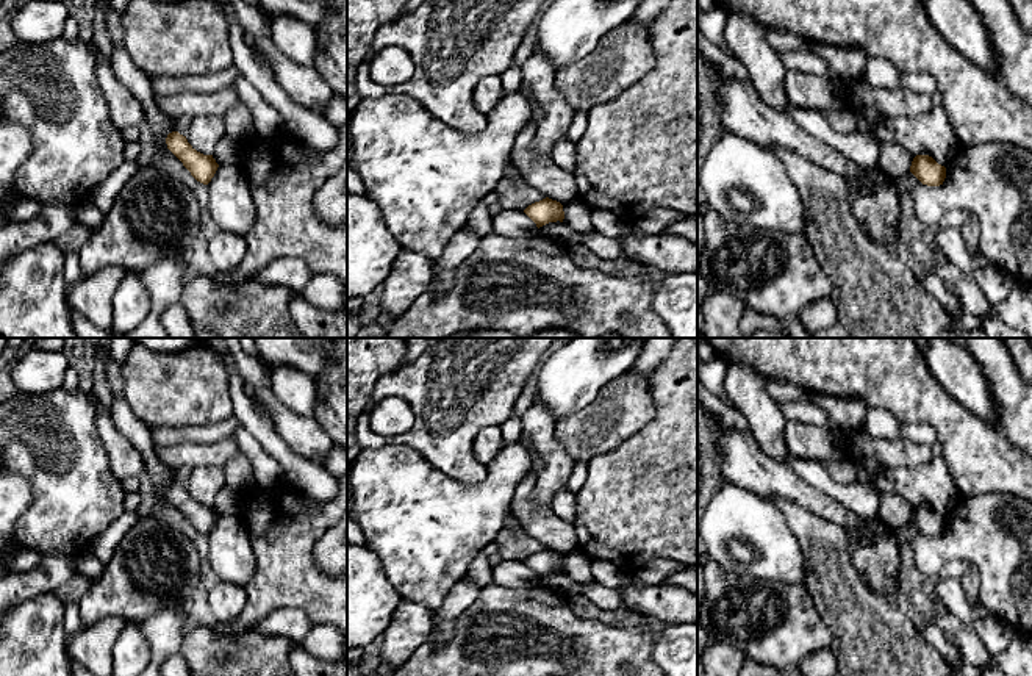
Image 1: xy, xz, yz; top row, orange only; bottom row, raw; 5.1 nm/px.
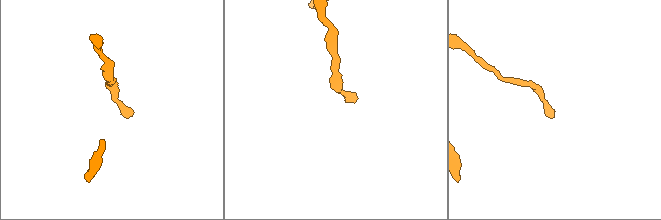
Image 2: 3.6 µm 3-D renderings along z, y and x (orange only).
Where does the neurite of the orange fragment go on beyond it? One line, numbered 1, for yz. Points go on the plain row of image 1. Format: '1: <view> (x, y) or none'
1: none

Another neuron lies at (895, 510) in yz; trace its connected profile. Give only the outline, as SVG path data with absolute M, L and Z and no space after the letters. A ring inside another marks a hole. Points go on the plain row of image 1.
M880 493L877 516L885 526L893 529L910 523L913 505L899 494Z

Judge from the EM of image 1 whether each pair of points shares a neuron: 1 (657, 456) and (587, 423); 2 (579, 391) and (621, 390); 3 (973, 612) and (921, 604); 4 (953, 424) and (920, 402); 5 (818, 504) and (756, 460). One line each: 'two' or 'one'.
1: two
2: two
3: two
4: one
5: one

